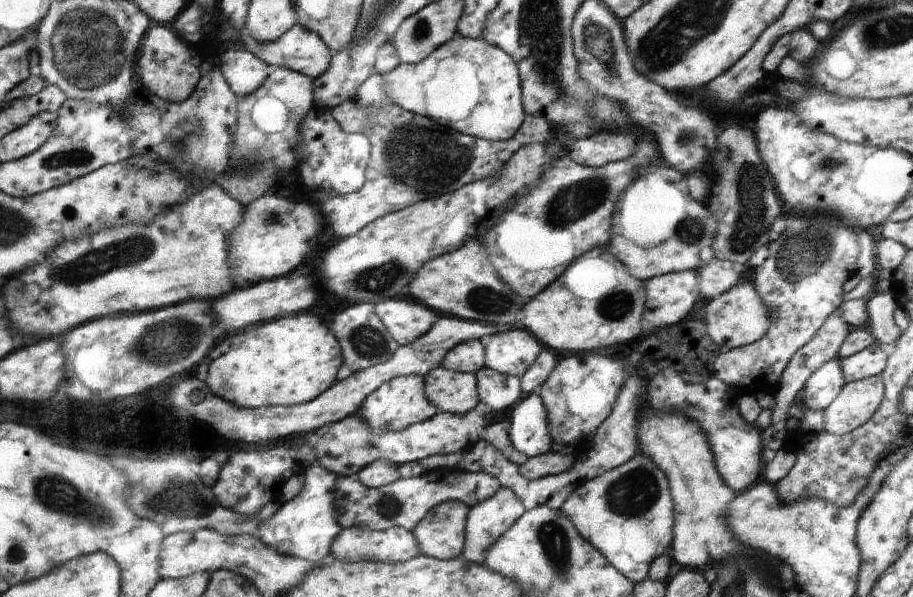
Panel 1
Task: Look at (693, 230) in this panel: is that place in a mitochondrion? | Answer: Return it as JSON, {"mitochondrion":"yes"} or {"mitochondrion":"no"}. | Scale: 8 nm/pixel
{"mitochondrion":"yes"}

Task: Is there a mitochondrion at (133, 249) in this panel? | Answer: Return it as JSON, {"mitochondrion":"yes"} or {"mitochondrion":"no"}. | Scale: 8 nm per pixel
{"mitochondrion":"yes"}

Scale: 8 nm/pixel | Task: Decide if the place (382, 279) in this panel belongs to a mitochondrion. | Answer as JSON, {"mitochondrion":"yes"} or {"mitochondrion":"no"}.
{"mitochondrion":"yes"}

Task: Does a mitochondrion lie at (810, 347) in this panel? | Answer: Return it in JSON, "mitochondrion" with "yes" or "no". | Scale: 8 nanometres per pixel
{"mitochondrion":"no"}

